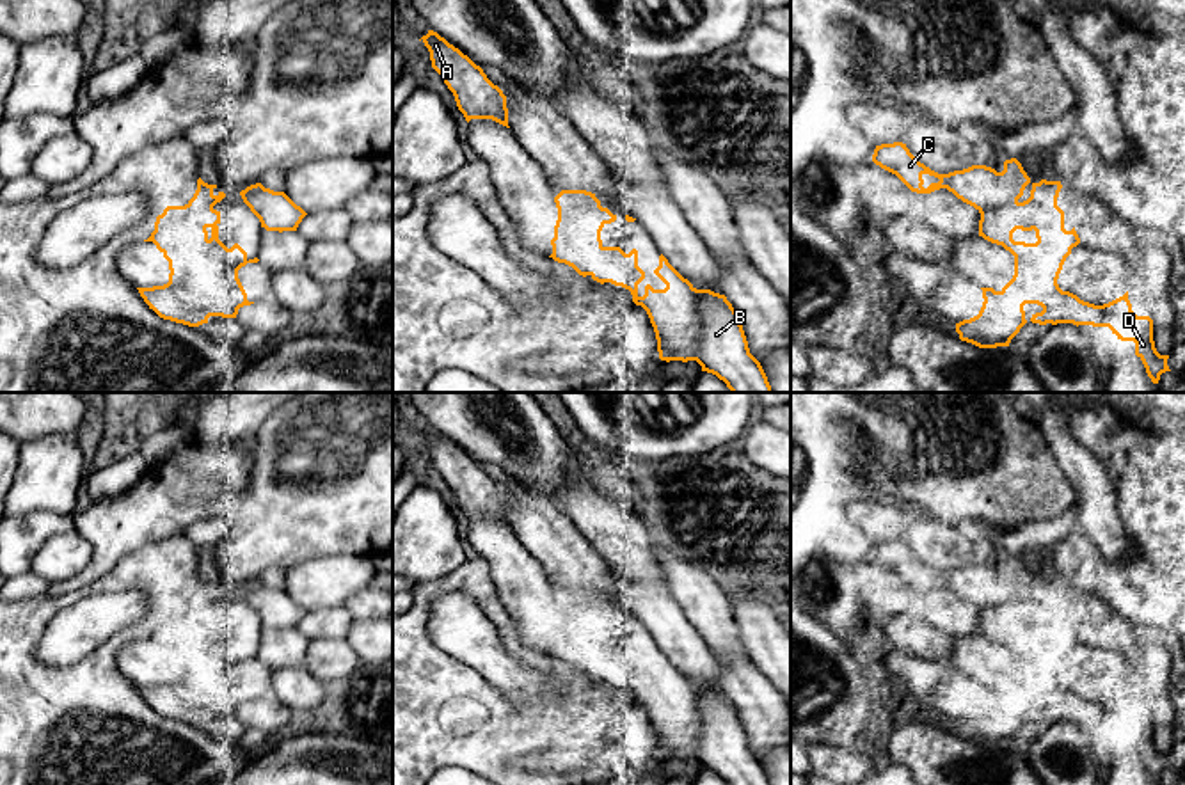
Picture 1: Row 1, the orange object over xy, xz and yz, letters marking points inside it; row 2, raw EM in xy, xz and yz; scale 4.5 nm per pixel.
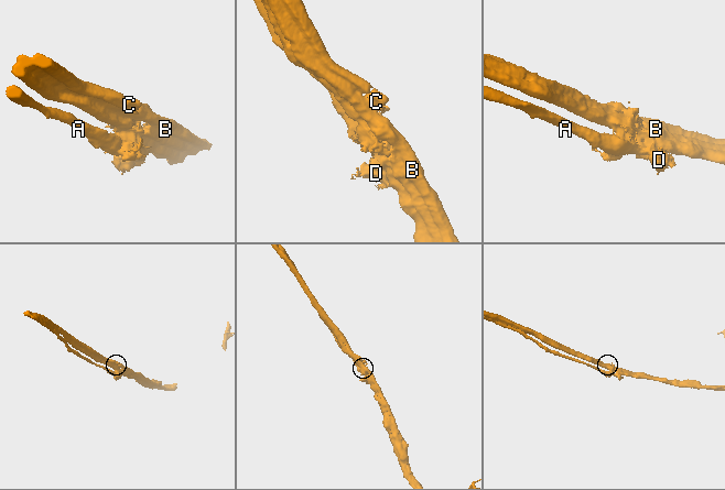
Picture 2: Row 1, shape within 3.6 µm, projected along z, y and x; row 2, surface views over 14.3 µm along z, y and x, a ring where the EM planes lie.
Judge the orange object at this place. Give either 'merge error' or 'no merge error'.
no merge error

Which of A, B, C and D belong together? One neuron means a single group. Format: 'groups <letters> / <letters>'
groups A B C D

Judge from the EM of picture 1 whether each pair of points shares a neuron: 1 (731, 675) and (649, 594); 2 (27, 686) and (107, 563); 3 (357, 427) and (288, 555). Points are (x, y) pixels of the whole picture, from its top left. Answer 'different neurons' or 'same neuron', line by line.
1: same neuron
2: different neurons
3: same neuron

